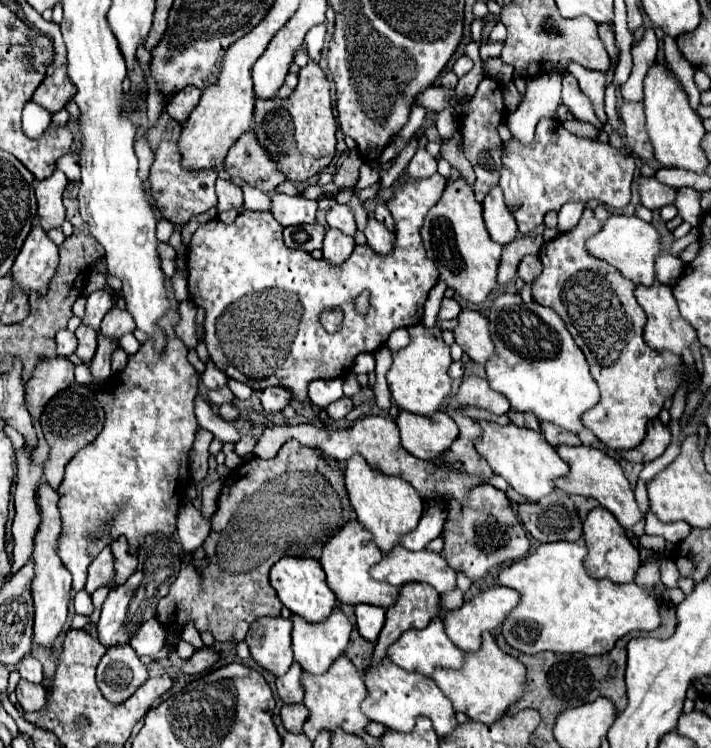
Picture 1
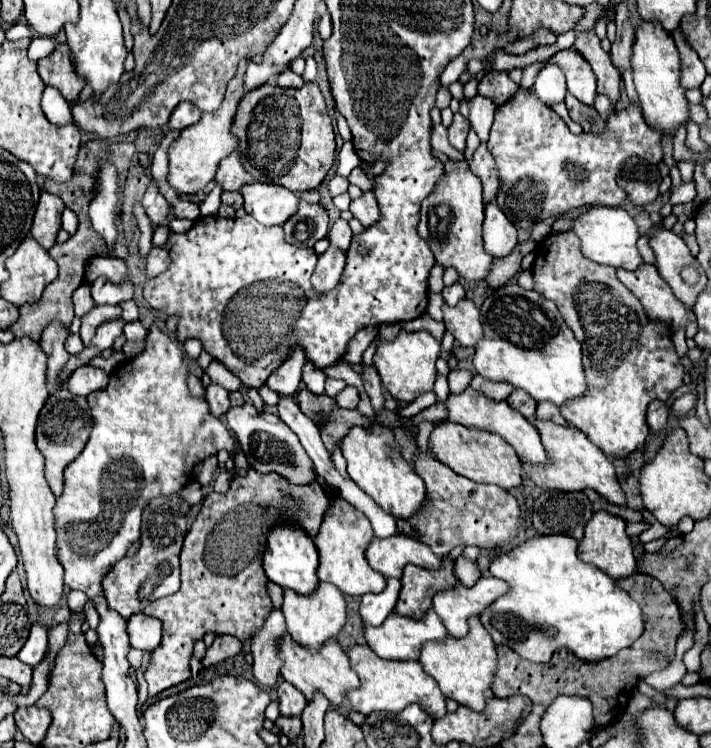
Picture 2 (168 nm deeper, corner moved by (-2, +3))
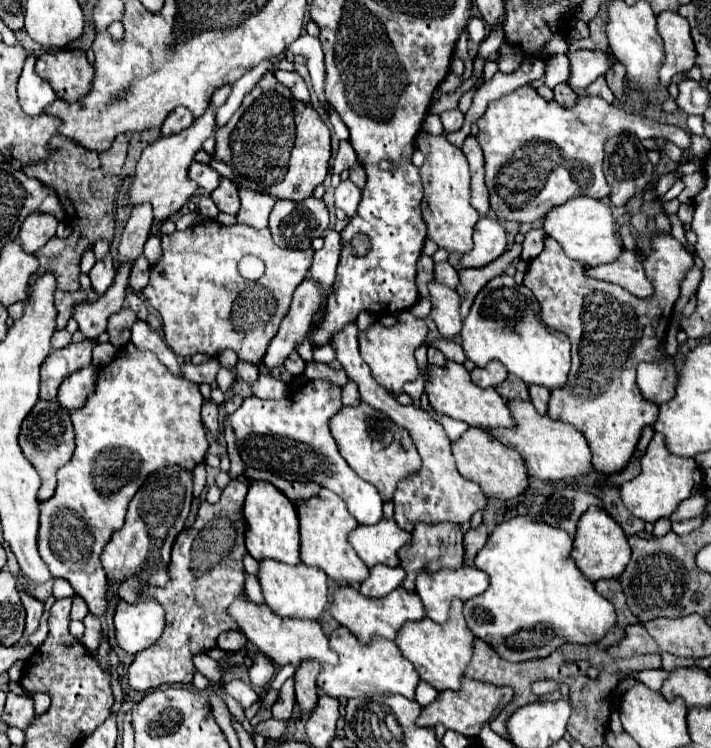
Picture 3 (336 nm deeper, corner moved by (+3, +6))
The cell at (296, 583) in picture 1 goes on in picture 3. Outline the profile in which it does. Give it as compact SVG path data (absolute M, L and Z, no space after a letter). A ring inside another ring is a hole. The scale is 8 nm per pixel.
M249 480L249 490L245 498L243 518L247 522L245 528L245 546L247 552L255 560L273 558L285 564L299 564L299 520L297 520L297 508L295 504L273 484L269 482L257 482Z

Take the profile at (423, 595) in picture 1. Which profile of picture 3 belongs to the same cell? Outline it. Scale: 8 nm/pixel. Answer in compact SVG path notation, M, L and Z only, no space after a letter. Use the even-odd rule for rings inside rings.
M417 522L413 532L411 532L411 544L407 544L407 546L403 546L403 550L399 550L399 560L401 560L401 568L407 572L403 586L409 592L415 590L415 576L417 576L419 570L435 572L439 568L459 568L459 566L463 566L465 546L463 546L461 526L453 524L453 522L439 522L439 524Z

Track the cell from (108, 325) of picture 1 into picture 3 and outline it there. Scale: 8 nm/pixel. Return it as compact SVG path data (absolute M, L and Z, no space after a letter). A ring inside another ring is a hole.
M83 340L79 344L69 344L61 350L53 350L45 362L41 364L41 400L55 400L61 382L81 370L91 366L91 348L95 346L93 340Z

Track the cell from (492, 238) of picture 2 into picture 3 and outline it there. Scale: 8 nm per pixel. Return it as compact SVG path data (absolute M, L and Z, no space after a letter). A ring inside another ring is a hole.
M491 216L479 218L473 232L473 250L461 256L463 268L481 268L499 258L507 246L505 228Z

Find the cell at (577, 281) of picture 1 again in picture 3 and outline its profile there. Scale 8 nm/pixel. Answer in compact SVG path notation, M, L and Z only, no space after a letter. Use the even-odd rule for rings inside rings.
M659 234L655 238L655 250L649 255L641 255L640 261L643 265L647 278L651 278L655 294L647 298L637 298L629 294L627 290L621 290L621 286L607 284L601 280L587 278L583 274L583 266L567 254L563 254L563 248L553 240L545 238L543 252L529 262L529 270L525 274L525 286L535 294L537 302L541 304L541 318L547 326L561 330L571 340L571 370L567 376L567 382L563 388L551 390L549 398L549 416L551 420L559 420L565 424L575 426L581 430L581 434L587 438L589 450L591 450L591 466L601 474L617 474L621 472L629 458L633 456L635 444L641 436L641 430L649 424L653 424L659 416L659 408L655 402L647 400L641 390L635 384L635 368L639 362L653 362L661 360L659 344L665 338L665 332L671 322L673 304L679 298L679 284L689 268L693 268L693 256L673 238L667 234Z

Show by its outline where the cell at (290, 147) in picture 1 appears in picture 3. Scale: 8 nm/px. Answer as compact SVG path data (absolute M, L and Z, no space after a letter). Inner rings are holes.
M267 72L243 98L233 118L217 130L215 158L233 170L237 186L279 200L301 202L327 176L331 159L330 130L311 104L295 102L291 92Z

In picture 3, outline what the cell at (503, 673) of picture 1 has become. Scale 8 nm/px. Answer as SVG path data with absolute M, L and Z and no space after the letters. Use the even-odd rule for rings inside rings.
M459 598L451 600L449 618L443 624L433 622L431 618L423 618L423 622L405 622L405 626L399 630L395 644L401 650L401 654L415 666L421 680L429 682L435 690L459 690L461 676L467 668L467 662L473 654L473 634L465 626L463 618L463 602Z

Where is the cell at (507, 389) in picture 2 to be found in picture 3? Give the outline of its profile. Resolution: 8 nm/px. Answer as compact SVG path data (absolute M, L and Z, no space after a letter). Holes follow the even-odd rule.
M491 360L489 366L485 368L475 368L471 372L471 378L477 386L481 388L489 388L489 386L497 386L499 382L503 382L503 378L507 378L507 368L499 362L499 360Z

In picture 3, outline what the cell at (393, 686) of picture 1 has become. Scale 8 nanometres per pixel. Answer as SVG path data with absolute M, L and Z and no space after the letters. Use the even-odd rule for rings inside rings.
M337 628L329 636L329 646L333 652L337 652L339 662L335 666L323 664L317 686L333 696L333 698L371 698L371 694L401 694L405 698L415 698L415 686L419 682L419 674L415 674L415 668L407 658L399 654L399 648L395 642L389 642L387 638L373 636L367 644L359 642L355 634L347 628Z

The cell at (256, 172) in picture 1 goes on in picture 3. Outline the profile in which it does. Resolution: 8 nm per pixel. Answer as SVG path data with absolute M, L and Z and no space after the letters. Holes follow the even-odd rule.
M193 162L193 164L189 166L187 176L189 176L199 188L203 188L203 190L207 190L207 192L213 192L213 190L219 186L219 178L221 178L211 166L199 164L199 162Z

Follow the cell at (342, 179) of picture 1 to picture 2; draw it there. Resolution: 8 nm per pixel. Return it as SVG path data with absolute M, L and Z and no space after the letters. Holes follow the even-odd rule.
M356 167L356 169L352 169L352 173L350 173L350 177L348 177L348 181L350 181L352 185L356 185L356 187L360 187L362 191L368 191L368 189L372 189L372 183L368 181L368 177L364 175L364 171L362 171L360 167Z

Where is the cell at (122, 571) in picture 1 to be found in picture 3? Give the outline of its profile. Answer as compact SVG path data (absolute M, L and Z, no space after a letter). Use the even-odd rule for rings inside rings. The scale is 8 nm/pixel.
M75 595L72 599L72 608L70 613L71 620L83 621L83 618L88 614L88 607L85 601Z

